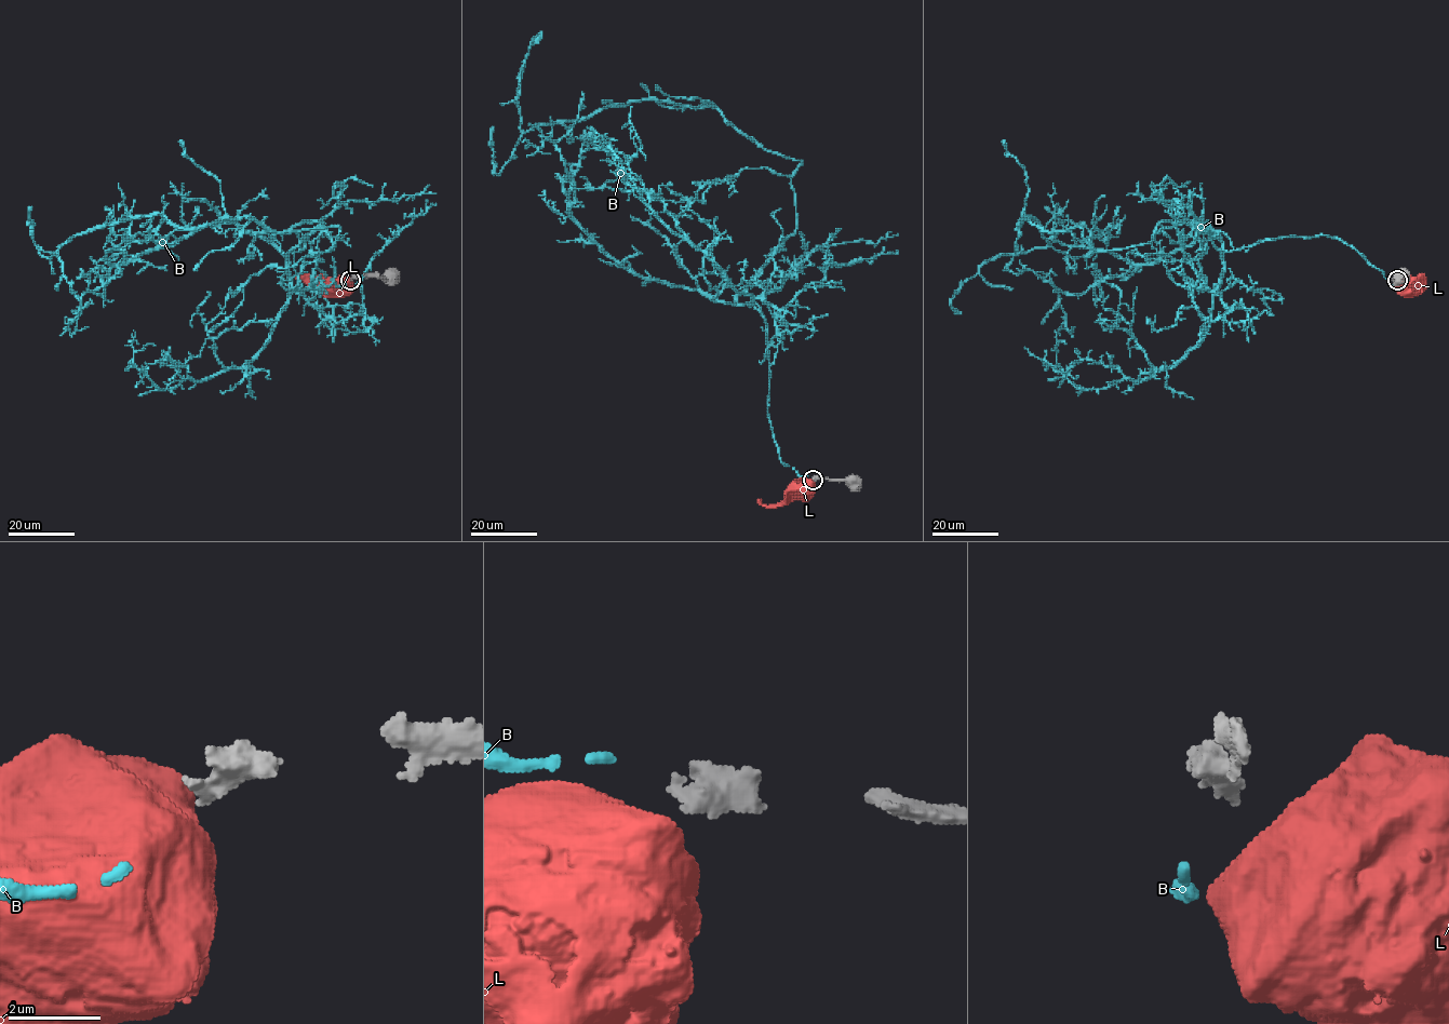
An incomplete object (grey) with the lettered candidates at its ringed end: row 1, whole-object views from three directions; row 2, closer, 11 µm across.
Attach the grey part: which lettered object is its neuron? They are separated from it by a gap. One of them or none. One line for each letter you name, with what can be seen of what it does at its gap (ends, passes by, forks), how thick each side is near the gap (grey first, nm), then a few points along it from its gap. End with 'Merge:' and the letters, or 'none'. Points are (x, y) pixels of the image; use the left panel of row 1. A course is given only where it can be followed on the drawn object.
B: it ends; calibres 360 and 200 nm; course (346, 284), (306, 234), (274, 243), (319, 221), (330, 251), (338, 226), (149, 214), (58, 245), (74, 312)
Merge: B

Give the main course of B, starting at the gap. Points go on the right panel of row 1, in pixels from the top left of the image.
B: (1394, 284), (1322, 234), (1221, 253), (1162, 221), (1096, 251), (1023, 214), (1049, 244), (988, 259), (962, 312)

